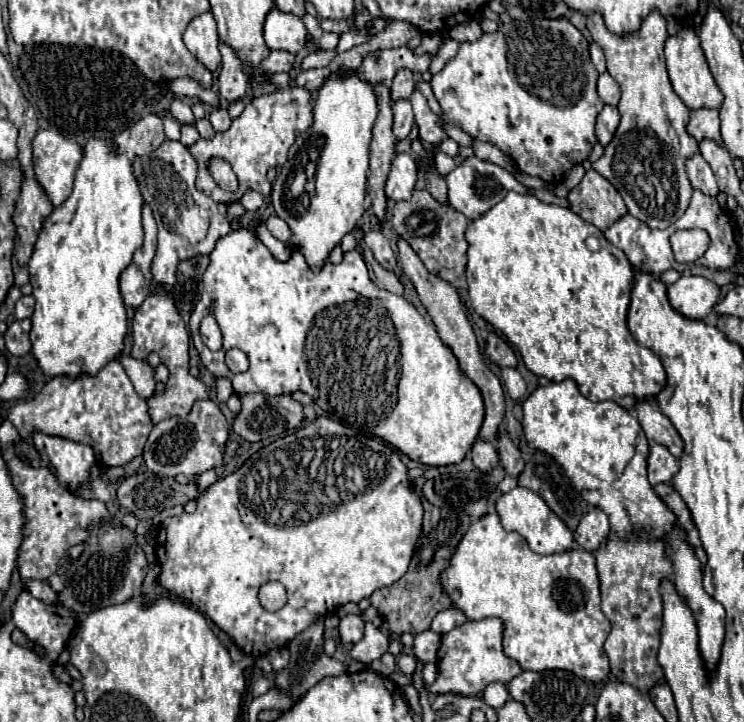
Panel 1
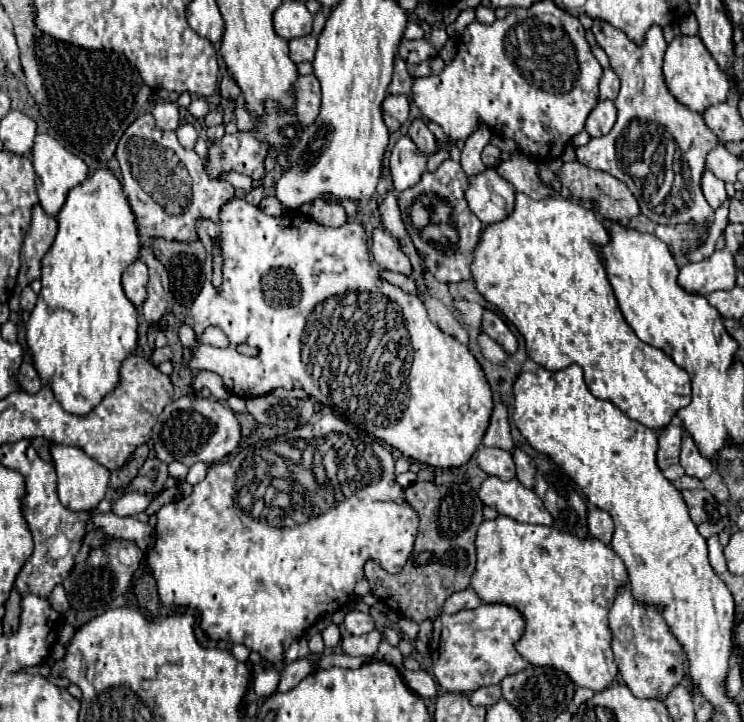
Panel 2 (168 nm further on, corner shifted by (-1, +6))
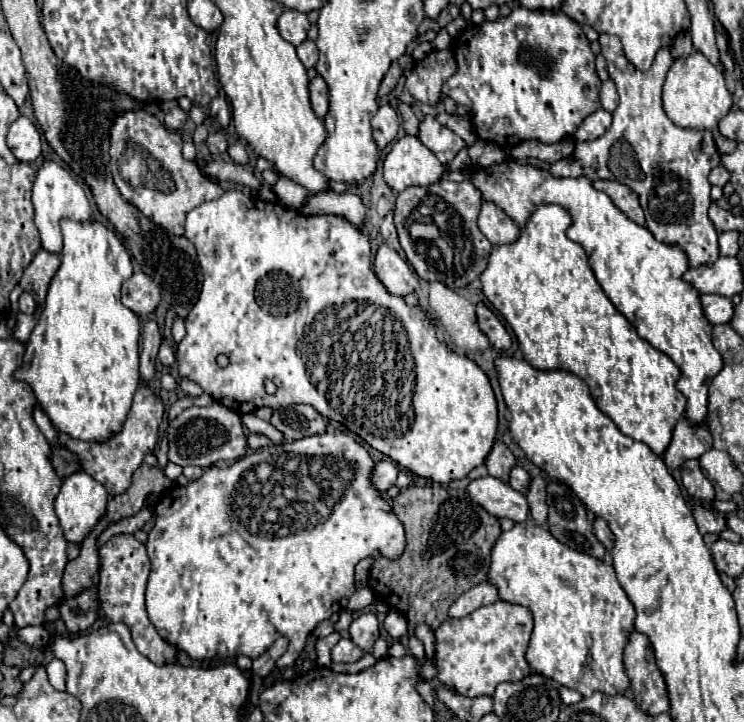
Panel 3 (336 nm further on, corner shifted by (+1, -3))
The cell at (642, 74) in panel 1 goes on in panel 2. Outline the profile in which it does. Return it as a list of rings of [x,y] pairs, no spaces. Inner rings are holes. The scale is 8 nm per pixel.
[[[594,19],[592,33],[596,37],[596,43],[606,51],[610,59],[610,67],[620,77],[622,87],[616,97],[616,109],[618,119],[612,127],[612,131],[606,137],[590,139],[588,145],[576,149],[576,157],[580,163],[584,163],[590,169],[600,169],[610,173],[612,177],[624,181],[632,195],[636,197],[640,211],[654,223],[674,225],[674,223],[698,223],[698,225],[710,225],[714,219],[714,209],[706,203],[702,191],[700,191],[700,177],[706,167],[706,155],[712,147],[718,145],[718,137],[704,125],[704,119],[700,113],[690,111],[686,105],[678,103],[676,97],[666,87],[664,75],[662,75],[662,59],[666,53],[666,39],[662,35],[662,29],[658,25],[652,25],[642,41],[642,45],[630,41],[620,29],[612,27],[606,21]]]

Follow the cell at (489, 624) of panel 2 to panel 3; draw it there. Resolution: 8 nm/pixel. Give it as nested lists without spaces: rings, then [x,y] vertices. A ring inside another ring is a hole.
[[[498,600],[482,606],[460,620],[446,620],[436,634],[438,680],[464,696],[492,696],[500,682],[516,682],[532,670],[526,662],[526,648],[534,628],[534,618],[526,606]]]

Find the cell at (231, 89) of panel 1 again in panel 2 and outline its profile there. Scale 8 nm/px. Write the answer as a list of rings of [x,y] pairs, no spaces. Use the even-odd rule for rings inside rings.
[[[224,73],[222,75],[222,81],[220,81],[220,95],[222,97],[226,97],[226,99],[234,99],[234,97],[238,97],[242,91],[240,91],[240,87],[236,85],[236,81],[228,75],[228,73]]]

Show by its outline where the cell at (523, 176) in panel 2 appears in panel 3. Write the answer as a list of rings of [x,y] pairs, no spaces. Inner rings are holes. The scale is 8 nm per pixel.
[[[506,160],[502,164],[494,164],[490,168],[472,168],[468,174],[468,180],[482,192],[482,198],[486,202],[494,202],[498,208],[502,208],[514,222],[522,228],[526,226],[526,218],[530,218],[530,210],[536,210],[540,204],[560,204],[570,216],[572,224],[568,228],[568,238],[582,244],[590,266],[594,274],[598,274],[598,282],[604,288],[606,296],[612,300],[612,304],[636,326],[638,334],[648,340],[656,350],[664,352],[678,368],[680,378],[676,382],[678,390],[686,396],[686,418],[694,424],[700,424],[706,420],[706,394],[708,384],[722,370],[722,356],[712,346],[712,326],[704,318],[702,306],[700,306],[700,294],[686,282],[682,276],[688,270],[688,258],[680,246],[670,246],[666,242],[658,242],[654,234],[646,226],[640,226],[626,218],[622,210],[618,210],[606,192],[600,192],[592,186],[592,180],[586,176],[578,178],[556,178],[548,170],[540,170],[530,164],[518,164],[516,160]]]

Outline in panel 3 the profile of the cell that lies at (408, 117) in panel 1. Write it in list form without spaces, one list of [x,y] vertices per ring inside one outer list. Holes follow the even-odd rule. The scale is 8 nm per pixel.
[[[384,104],[378,108],[378,112],[372,116],[372,138],[378,148],[384,148],[388,142],[392,142],[398,134],[398,114],[390,108],[390,104]]]

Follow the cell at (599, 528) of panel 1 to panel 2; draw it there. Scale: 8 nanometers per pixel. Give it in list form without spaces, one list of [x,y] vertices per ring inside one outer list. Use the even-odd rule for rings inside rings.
[[[592,509],[588,513],[588,533],[590,533],[590,537],[600,539],[604,545],[608,545],[612,541],[612,533],[614,533],[612,517],[602,509]]]

